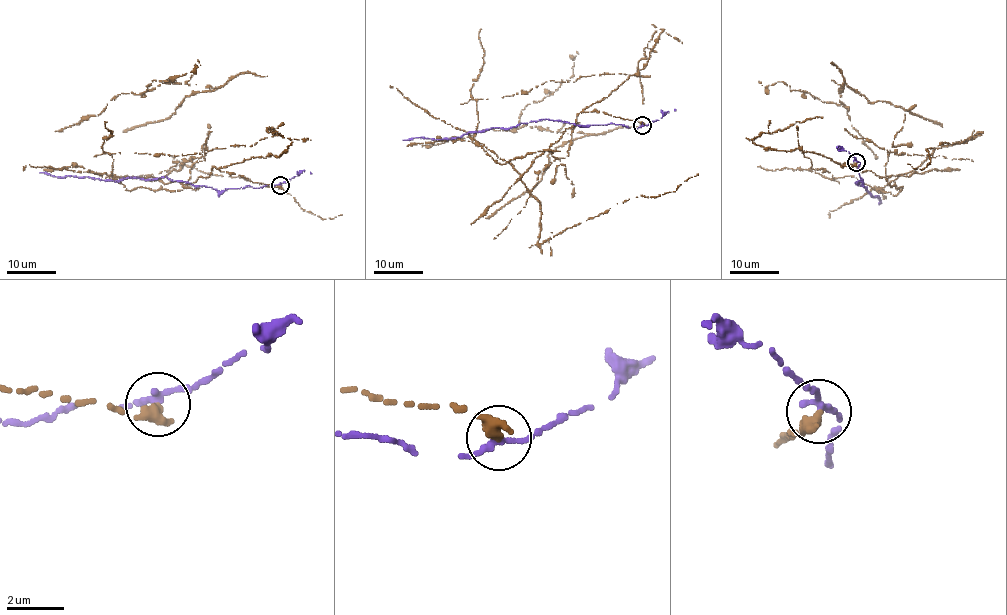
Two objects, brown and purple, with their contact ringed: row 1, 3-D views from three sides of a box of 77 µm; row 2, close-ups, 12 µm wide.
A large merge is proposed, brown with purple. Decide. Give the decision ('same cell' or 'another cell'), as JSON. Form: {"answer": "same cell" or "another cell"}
{"answer": "another cell"}

